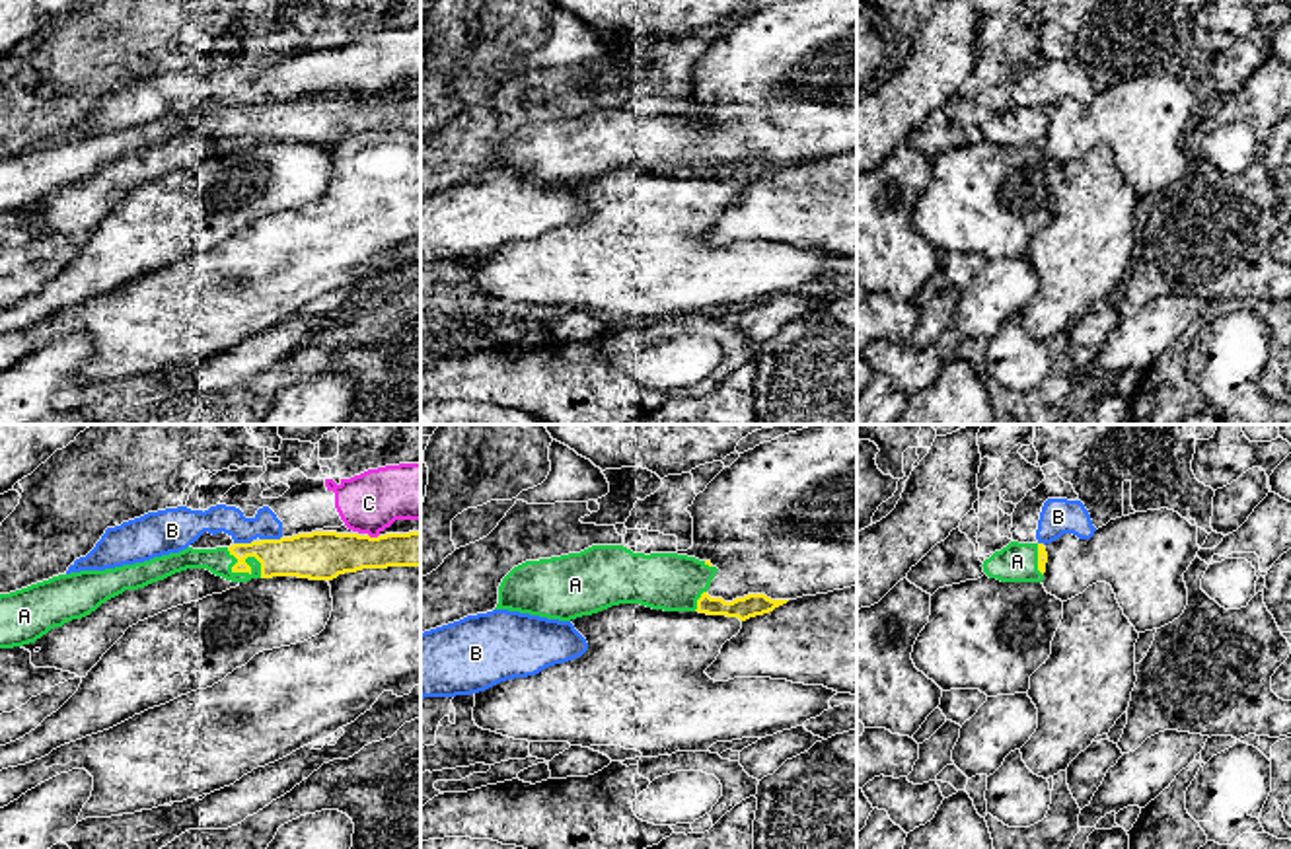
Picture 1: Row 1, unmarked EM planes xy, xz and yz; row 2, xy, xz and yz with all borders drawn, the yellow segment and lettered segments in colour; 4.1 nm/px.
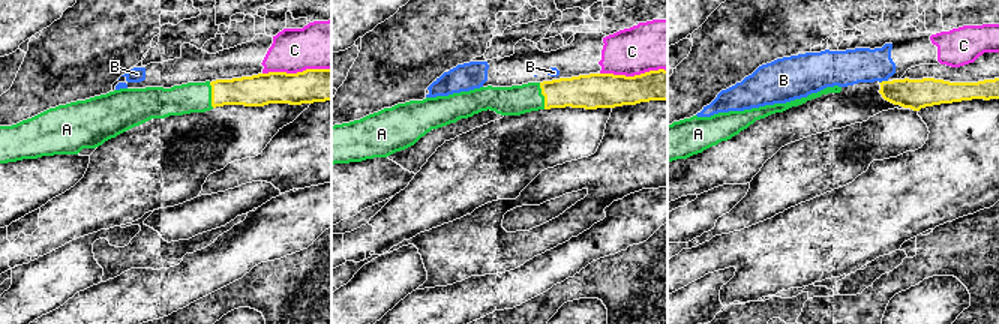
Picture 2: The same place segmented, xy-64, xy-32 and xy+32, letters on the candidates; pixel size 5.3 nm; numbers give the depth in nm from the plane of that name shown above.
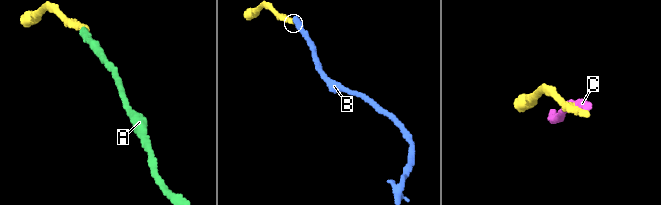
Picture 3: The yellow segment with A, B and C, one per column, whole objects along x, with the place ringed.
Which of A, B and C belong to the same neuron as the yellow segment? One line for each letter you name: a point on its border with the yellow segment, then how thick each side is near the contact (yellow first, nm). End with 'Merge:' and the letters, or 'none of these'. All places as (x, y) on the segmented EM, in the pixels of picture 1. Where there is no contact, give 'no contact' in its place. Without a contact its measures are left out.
A: xy (250, 569) | 190/110 nm
Merge: A

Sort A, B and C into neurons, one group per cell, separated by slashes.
A / B C

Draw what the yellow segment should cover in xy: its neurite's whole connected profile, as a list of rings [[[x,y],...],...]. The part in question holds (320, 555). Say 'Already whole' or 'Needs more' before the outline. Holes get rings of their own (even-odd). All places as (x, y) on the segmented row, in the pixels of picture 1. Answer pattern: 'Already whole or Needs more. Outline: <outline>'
Needs more. Outline: [[[312,532],[216,549],[187,547],[144,563],[58,574],[0,594],[0,648],[35,643],[125,590],[144,588],[187,569],[206,569],[226,580],[247,582],[273,576],[333,580],[345,572],[387,567],[421,567],[421,532],[378,537]]]

